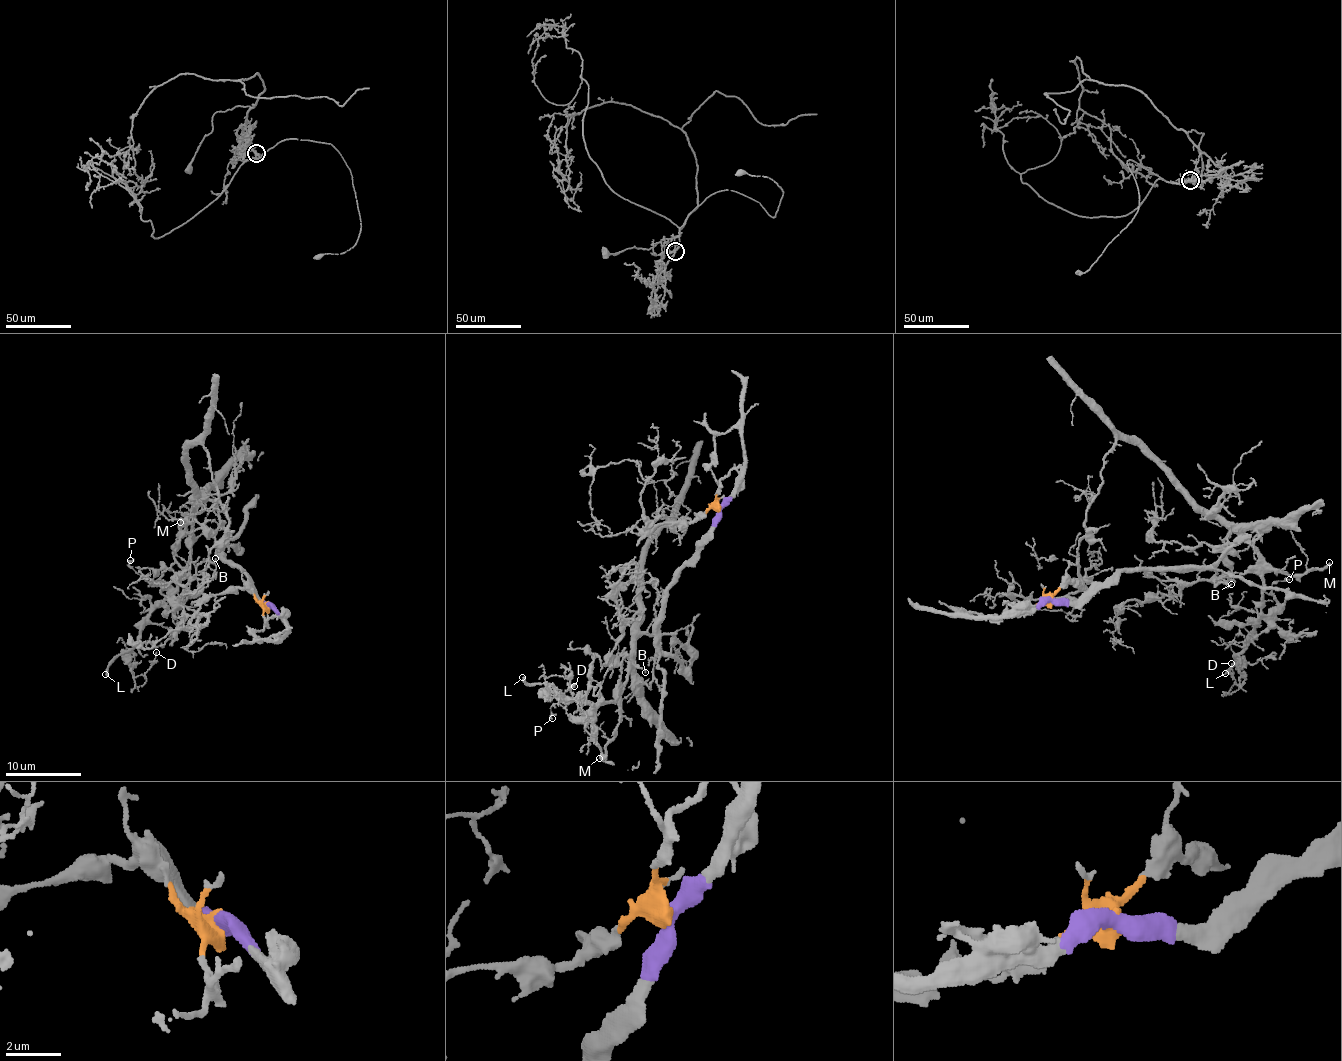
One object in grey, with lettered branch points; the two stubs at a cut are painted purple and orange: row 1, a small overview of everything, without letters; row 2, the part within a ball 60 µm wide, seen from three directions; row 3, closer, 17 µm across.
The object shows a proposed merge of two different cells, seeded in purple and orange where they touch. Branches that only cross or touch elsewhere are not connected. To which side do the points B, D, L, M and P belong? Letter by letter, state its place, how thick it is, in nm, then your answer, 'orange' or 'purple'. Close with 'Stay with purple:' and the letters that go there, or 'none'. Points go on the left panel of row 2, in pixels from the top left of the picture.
B: at (215, 558); 140 nm thick; orange
D: at (156, 652); 110 nm thick; orange
L: at (105, 674); 260 nm thick; orange
M: at (180, 522); 360 nm thick; orange
P: at (130, 560); 160 nm thick; orange
Stay with purple: none

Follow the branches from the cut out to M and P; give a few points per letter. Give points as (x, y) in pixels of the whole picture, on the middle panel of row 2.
M: (718, 509), (653, 522), (687, 517), (673, 518), (645, 554), (635, 656), (615, 737), (599, 757)
P: (718, 509), (656, 517), (687, 517), (645, 554), (622, 688), (570, 714), (555, 703), (552, 718)

